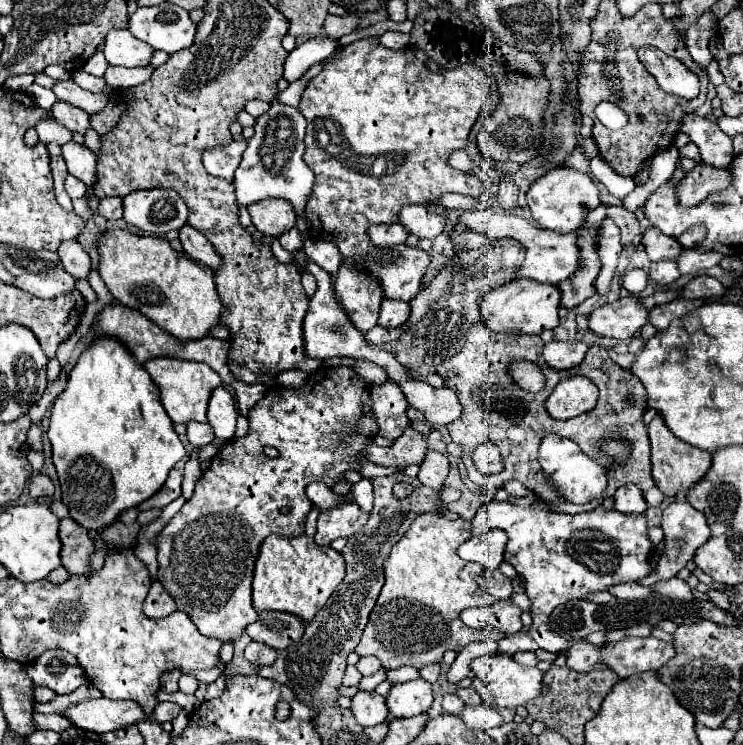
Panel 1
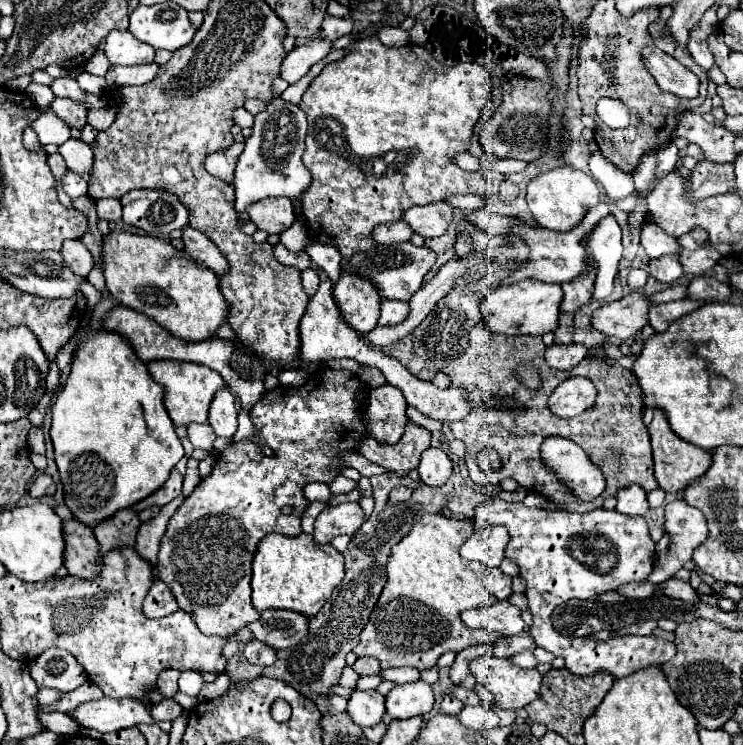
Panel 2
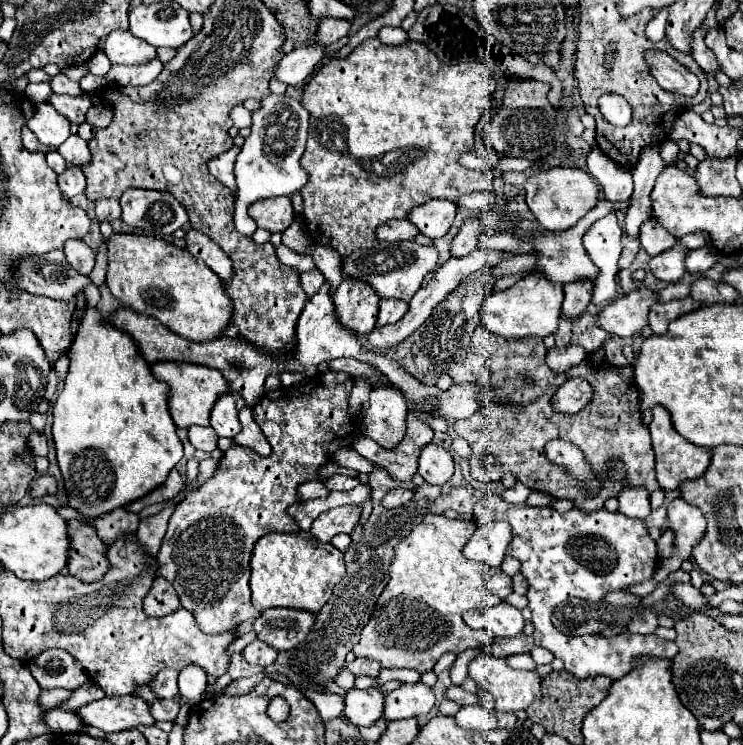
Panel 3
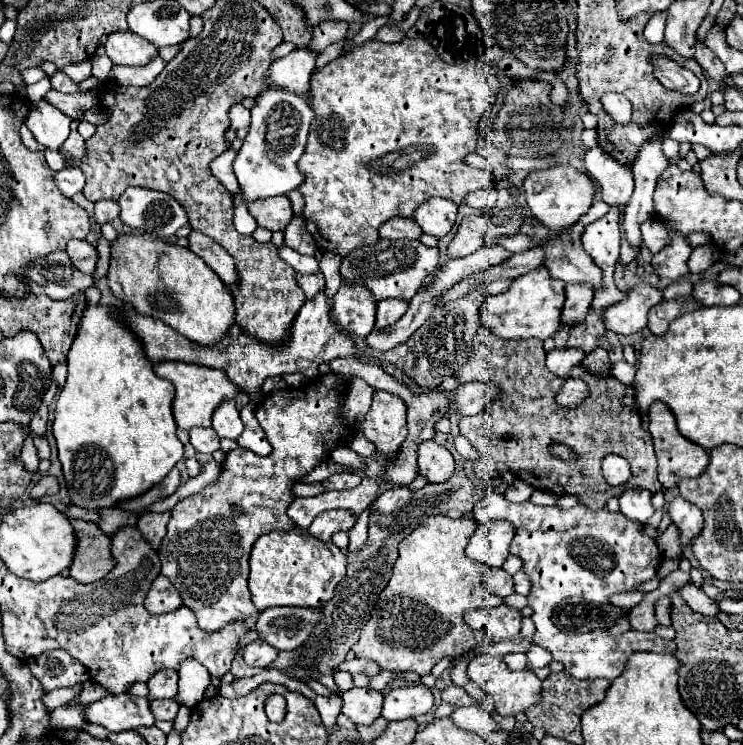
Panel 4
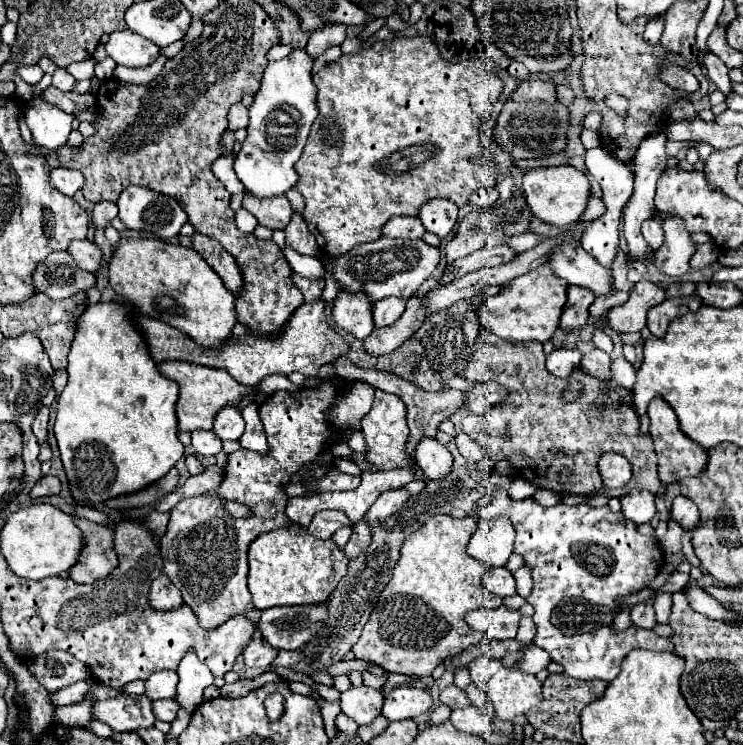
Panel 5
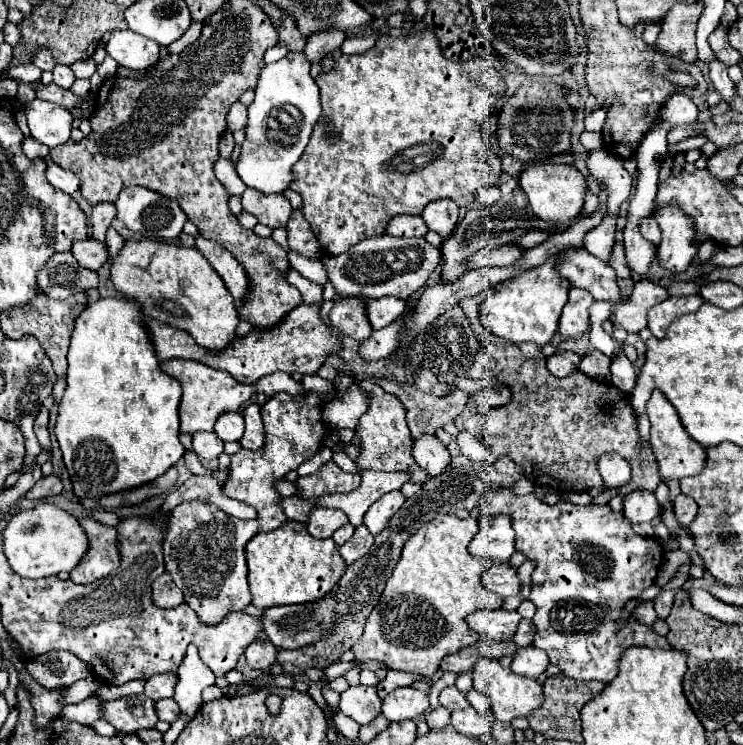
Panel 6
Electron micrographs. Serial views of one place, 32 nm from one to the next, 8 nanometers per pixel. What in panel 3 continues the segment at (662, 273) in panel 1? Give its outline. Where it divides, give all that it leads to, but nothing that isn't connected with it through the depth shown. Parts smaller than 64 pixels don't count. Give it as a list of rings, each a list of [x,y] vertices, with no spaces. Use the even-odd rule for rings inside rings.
[[[676,238],[676,244],[674,248],[654,256],[648,266],[652,270],[652,274],[660,280],[666,280],[666,282],[678,282],[684,274],[686,274],[686,266],[684,266],[684,260],[688,256],[688,248],[680,242],[680,238]]]

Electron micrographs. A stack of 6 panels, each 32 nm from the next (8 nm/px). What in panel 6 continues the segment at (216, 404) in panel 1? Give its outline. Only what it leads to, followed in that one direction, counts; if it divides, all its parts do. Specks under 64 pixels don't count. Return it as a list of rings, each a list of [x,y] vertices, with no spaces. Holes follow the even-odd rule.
[[[226,412],[214,426],[214,432],[224,442],[238,442],[244,434],[244,418],[240,412]]]

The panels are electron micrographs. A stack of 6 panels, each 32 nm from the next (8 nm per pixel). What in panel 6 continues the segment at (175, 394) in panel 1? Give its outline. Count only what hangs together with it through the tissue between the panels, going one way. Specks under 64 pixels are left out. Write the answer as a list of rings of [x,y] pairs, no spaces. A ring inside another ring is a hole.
[[[166,360],[162,368],[176,376],[182,384],[182,402],[180,402],[180,430],[194,432],[212,432],[216,420],[226,412],[240,412],[242,406],[252,398],[254,388],[238,384],[228,372],[208,368],[206,364],[198,364],[192,360]]]

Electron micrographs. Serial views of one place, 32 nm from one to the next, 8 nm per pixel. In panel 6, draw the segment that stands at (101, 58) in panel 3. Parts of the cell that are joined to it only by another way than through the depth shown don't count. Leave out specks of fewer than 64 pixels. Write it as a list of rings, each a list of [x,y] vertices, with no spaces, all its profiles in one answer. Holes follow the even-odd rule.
[[[106,56],[106,58],[104,58],[104,62],[96,68],[96,72],[98,72],[102,78],[116,74],[116,70],[118,70],[118,62],[116,62],[114,58],[110,58],[110,56]]]

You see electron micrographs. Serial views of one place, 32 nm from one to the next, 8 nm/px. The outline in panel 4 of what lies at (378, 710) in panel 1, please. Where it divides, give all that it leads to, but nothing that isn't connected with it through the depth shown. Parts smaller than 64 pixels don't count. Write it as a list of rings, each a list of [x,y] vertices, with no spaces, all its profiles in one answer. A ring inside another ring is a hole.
[[[352,688],[340,694],[342,714],[346,714],[354,724],[372,724],[382,712],[382,692],[372,688]]]

